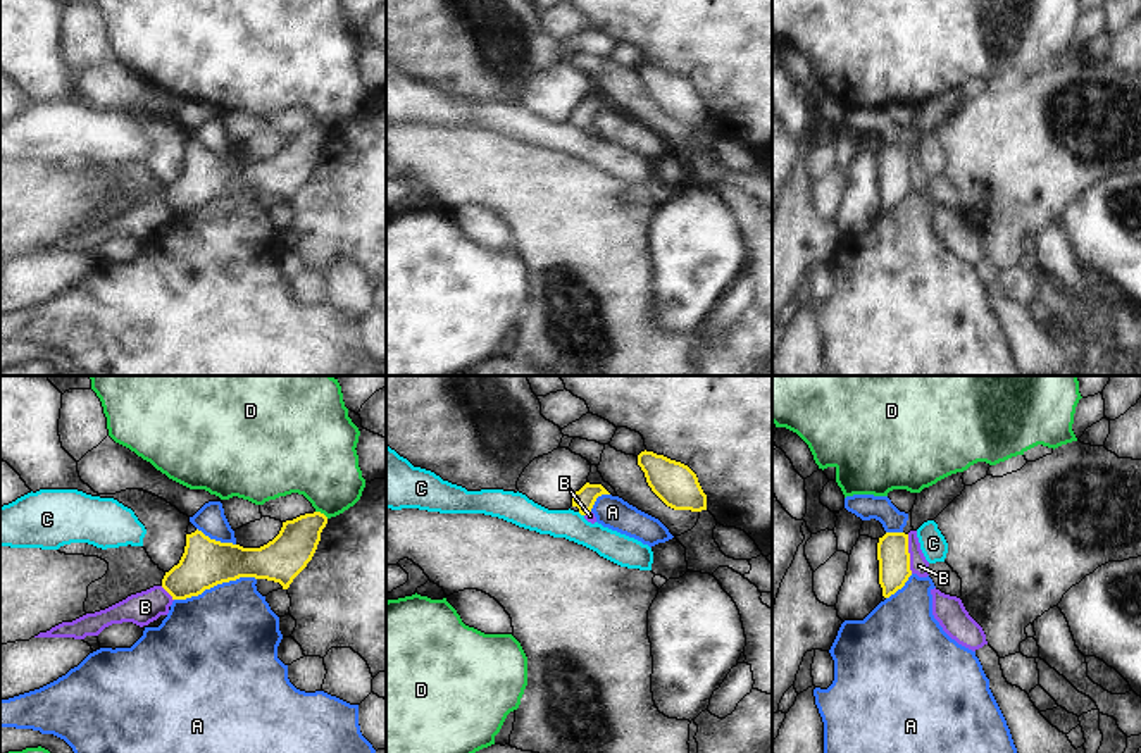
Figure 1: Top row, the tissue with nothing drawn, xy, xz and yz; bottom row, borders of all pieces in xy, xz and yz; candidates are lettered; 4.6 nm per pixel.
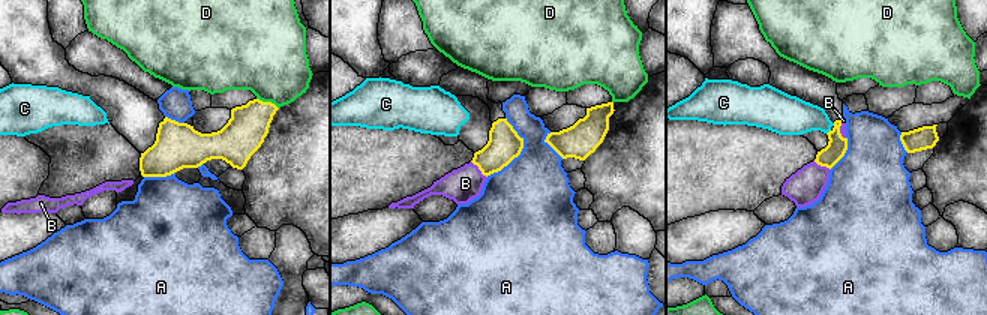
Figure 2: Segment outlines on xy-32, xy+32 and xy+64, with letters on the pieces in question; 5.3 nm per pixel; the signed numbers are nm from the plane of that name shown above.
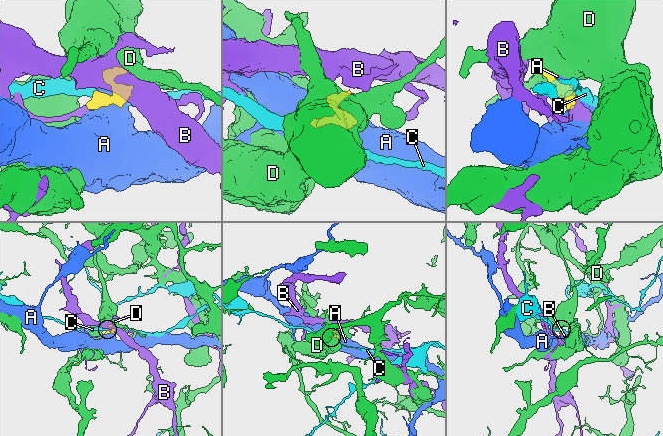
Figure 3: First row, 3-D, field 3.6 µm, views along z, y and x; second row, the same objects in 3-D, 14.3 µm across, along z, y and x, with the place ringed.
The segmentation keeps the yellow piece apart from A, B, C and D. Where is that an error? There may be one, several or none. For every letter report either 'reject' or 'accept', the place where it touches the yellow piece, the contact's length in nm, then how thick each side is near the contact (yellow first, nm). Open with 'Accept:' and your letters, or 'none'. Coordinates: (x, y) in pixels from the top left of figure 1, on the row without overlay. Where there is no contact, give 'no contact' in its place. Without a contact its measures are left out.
Accept: none
A: reject; meets yellow in xy at (214, 199); contact 400 nm long; 220 nm thick on the yellow side, 480 nm on the other
B: reject; meets yellow in yz at (909, 168); contact 190 nm long; 150 nm thick on the yellow side, 90 nm on the other
C: reject; meets yellow in xz at (581, 128); contact 40 nm long; 100 nm thick on the yellow side, 140 nm on the other
D: reject; meets yellow in xy at (323, 128); contact 70 nm long; 200 nm thick on the yellow side, 360 nm on the other

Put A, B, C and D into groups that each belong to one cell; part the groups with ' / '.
A / B / C / D

